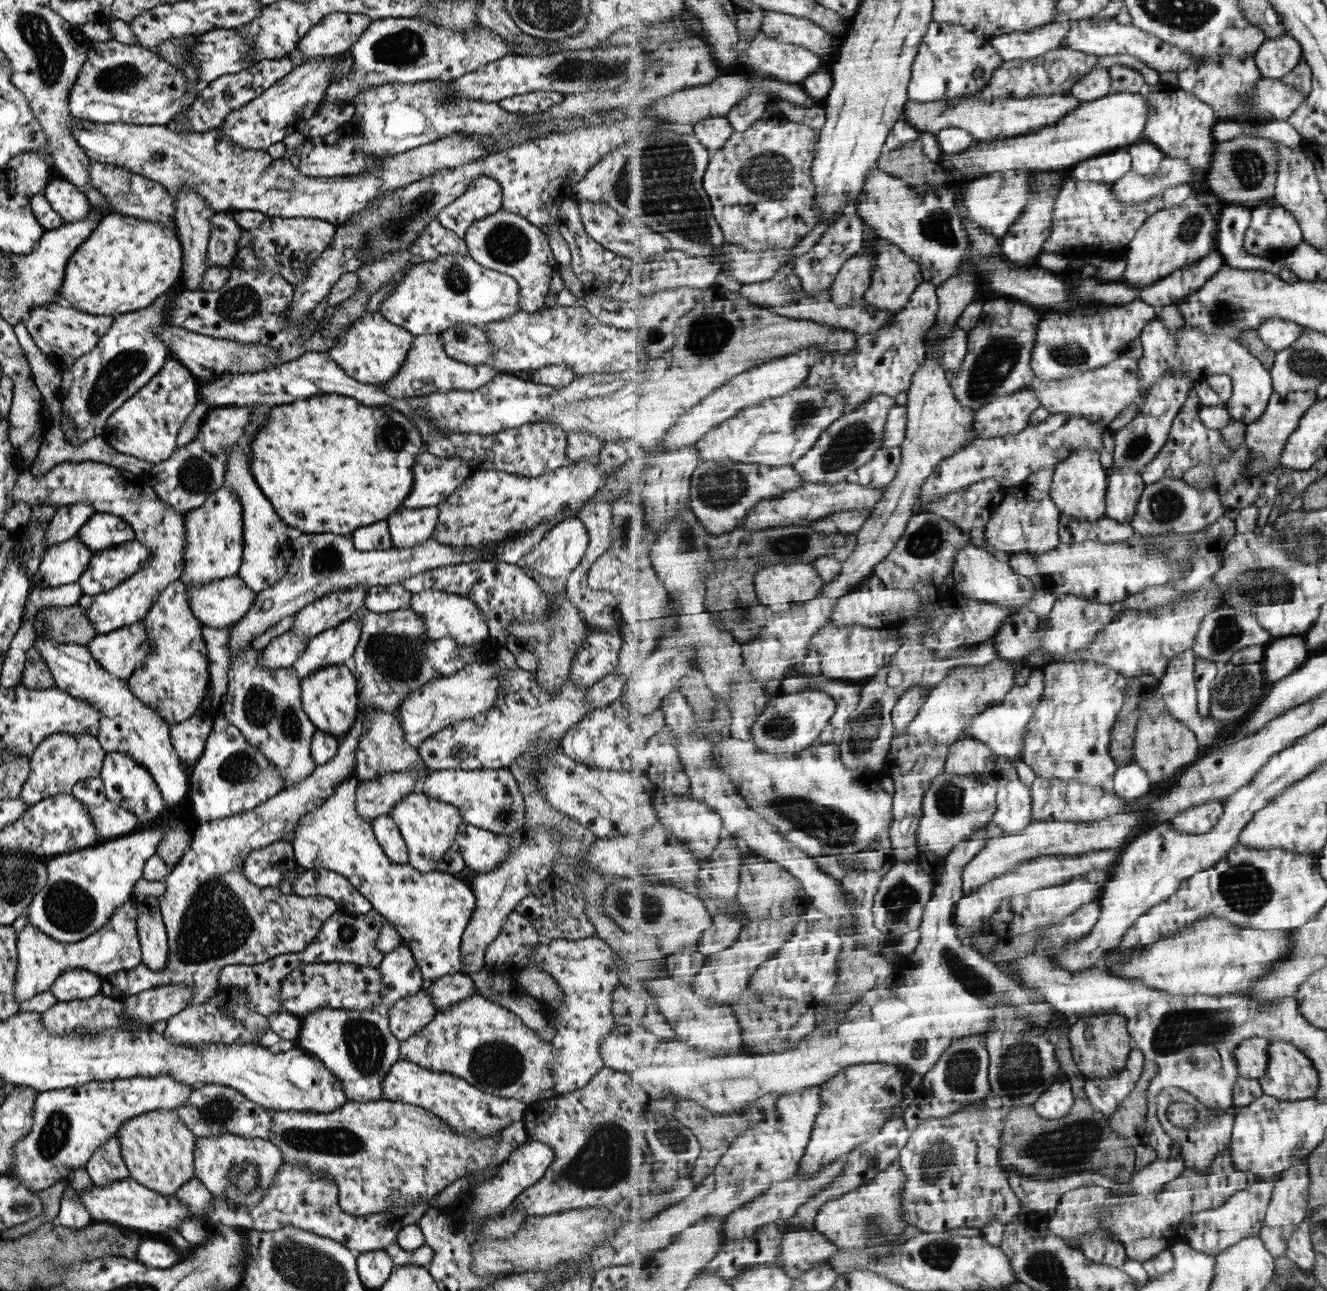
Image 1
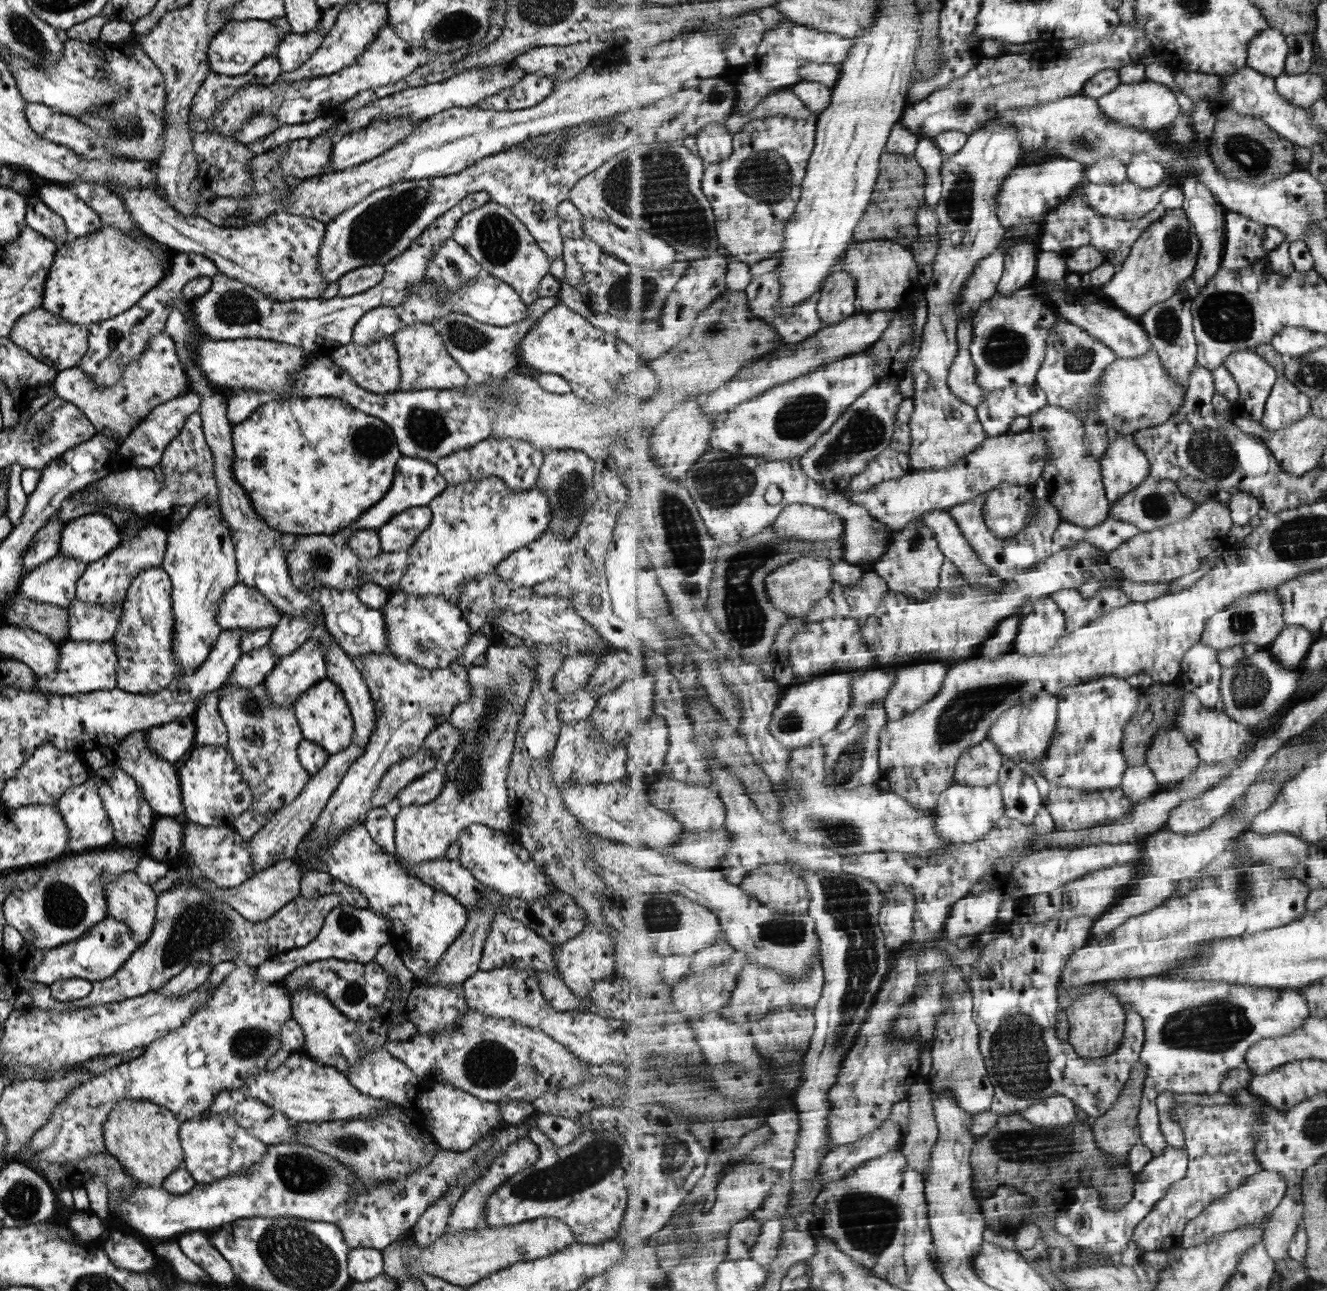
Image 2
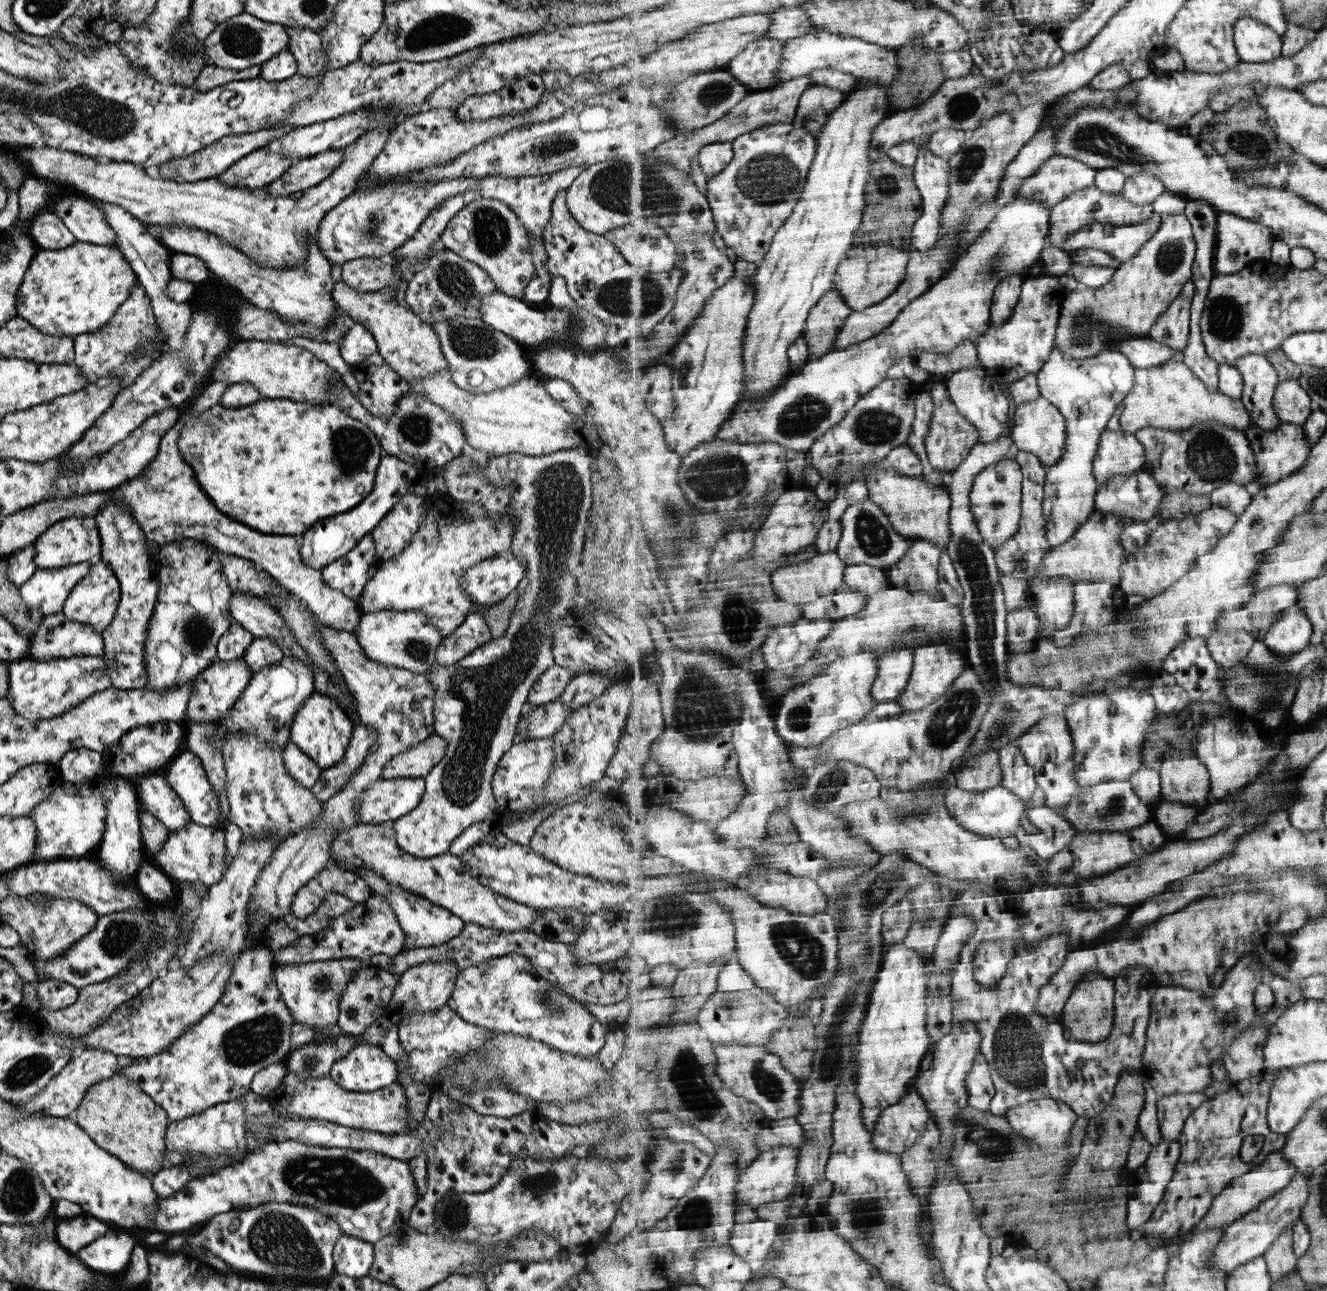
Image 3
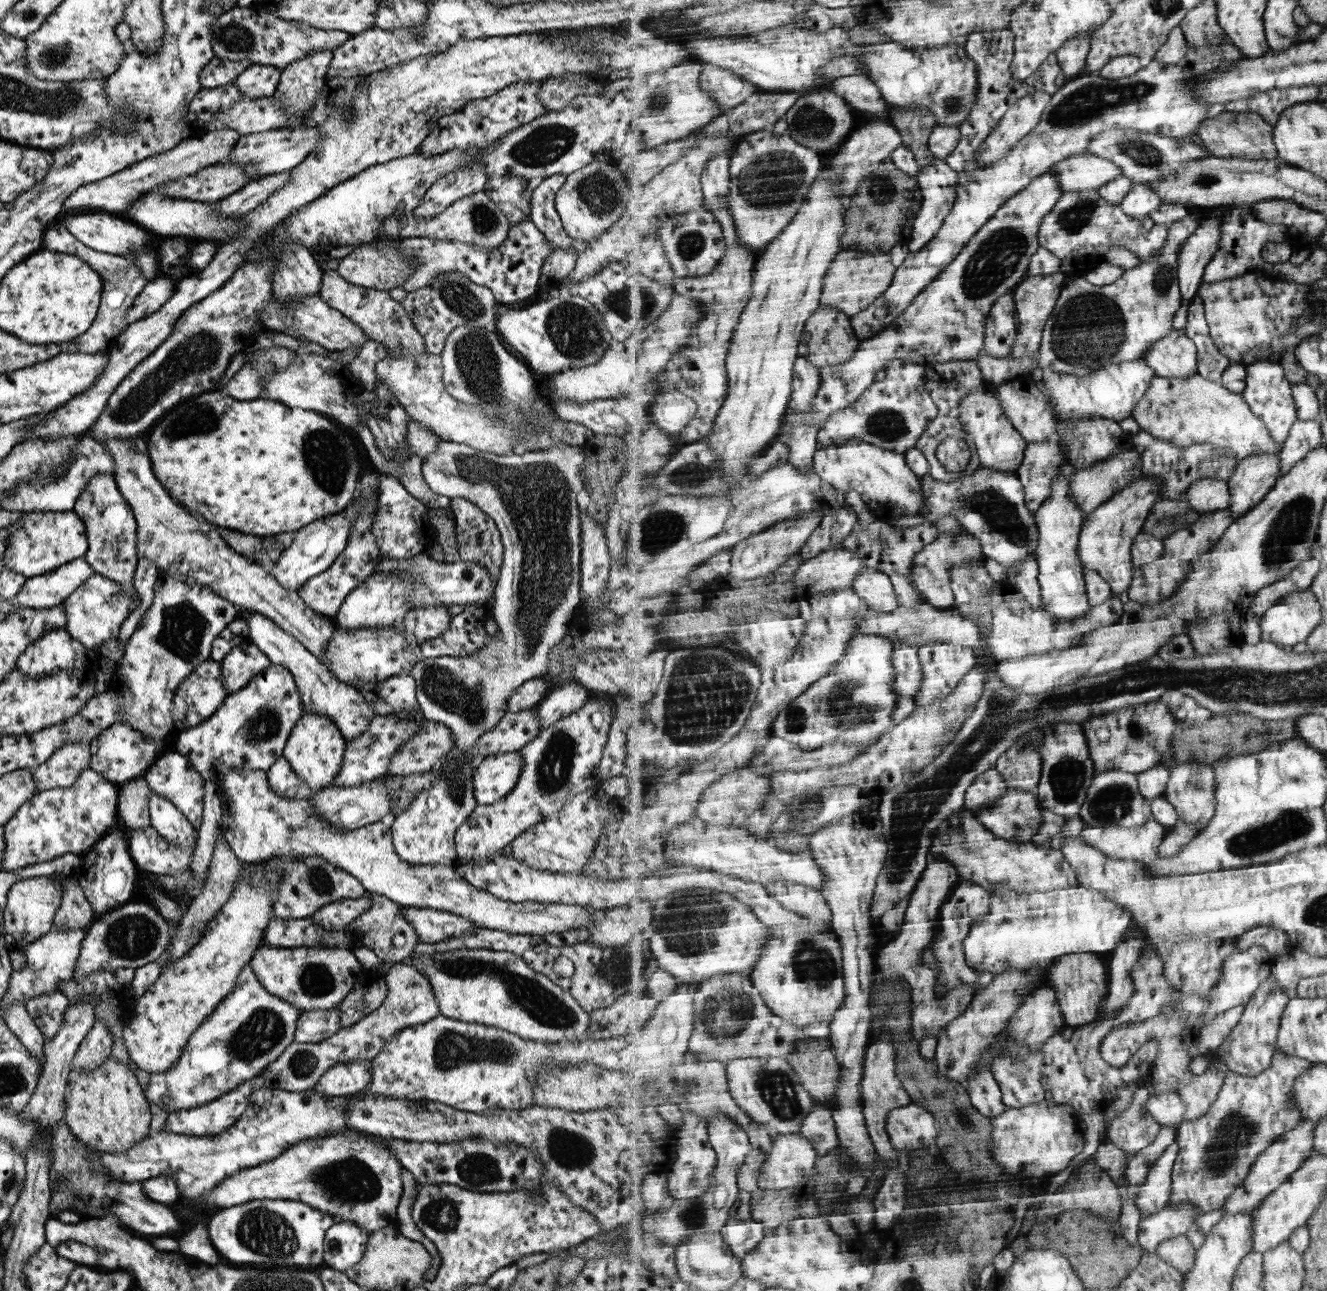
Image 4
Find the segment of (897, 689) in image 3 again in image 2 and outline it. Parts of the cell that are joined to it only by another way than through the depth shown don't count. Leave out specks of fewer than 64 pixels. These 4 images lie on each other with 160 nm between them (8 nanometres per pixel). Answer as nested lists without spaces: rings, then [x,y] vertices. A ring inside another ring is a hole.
[[[882,666],[857,674],[852,684],[854,690],[852,706],[869,706],[880,700],[885,702],[898,677],[897,672],[893,671],[895,668]]]

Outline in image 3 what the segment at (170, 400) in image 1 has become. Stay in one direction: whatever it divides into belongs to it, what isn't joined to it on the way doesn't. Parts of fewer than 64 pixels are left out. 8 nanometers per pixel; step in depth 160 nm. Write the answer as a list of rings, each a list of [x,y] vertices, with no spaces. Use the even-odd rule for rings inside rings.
[[[137,282],[127,298],[100,329],[72,337],[72,363],[79,367],[79,372],[83,374],[85,386],[97,382],[99,378],[115,378],[119,380],[115,396],[127,386],[131,386],[133,380],[139,378],[139,374],[162,353],[165,345],[157,330],[150,300]]]

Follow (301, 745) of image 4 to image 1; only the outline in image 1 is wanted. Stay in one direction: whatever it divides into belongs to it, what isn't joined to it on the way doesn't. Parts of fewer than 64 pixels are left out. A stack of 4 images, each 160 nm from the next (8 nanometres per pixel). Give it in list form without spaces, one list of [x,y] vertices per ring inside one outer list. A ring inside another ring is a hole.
[[[350,662],[343,665],[322,666],[300,680],[300,705],[315,730],[342,739],[357,719],[358,686]]]

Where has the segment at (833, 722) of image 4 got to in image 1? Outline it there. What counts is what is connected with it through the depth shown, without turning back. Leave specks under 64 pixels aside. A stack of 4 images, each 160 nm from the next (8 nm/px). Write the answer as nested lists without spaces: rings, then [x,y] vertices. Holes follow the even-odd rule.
[[[803,691],[795,694],[777,692],[770,704],[753,725],[752,733],[757,749],[771,754],[795,754],[818,744],[818,738],[838,709],[833,695],[823,691]]]

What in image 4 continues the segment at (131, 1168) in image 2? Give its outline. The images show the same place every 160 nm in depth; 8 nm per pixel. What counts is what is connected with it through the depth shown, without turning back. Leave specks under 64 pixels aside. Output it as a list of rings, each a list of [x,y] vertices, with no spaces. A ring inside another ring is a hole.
[[[107,1057],[90,1071],[68,1072],[62,1120],[69,1131],[91,1150],[122,1153],[145,1138],[151,1114],[137,1079],[121,1061]]]

